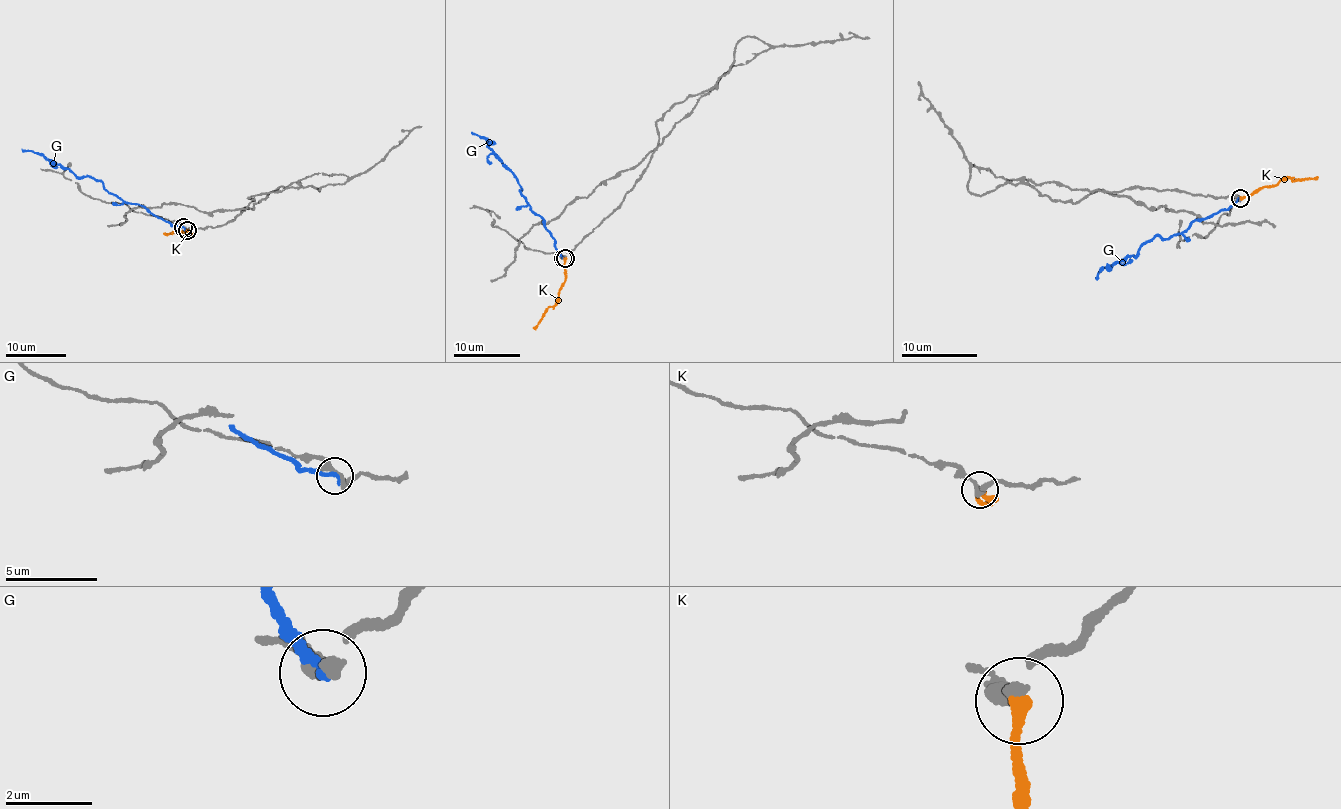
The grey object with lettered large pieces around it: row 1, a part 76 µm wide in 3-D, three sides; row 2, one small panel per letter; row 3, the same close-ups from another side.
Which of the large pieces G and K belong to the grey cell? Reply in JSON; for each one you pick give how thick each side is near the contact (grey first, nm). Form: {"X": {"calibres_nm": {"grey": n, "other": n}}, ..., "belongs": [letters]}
{"K": {"calibres_nm": {"grey": 200, "other": 300}}, "belongs": ["K"]}

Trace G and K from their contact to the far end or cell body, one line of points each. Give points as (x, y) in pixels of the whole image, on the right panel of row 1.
G: (1239, 198), (1164, 240), (1144, 241), (1135, 254), (1104, 266), (1095, 277)
K: (1241, 198), (1290, 178), (1293, 181), (1316, 177)

